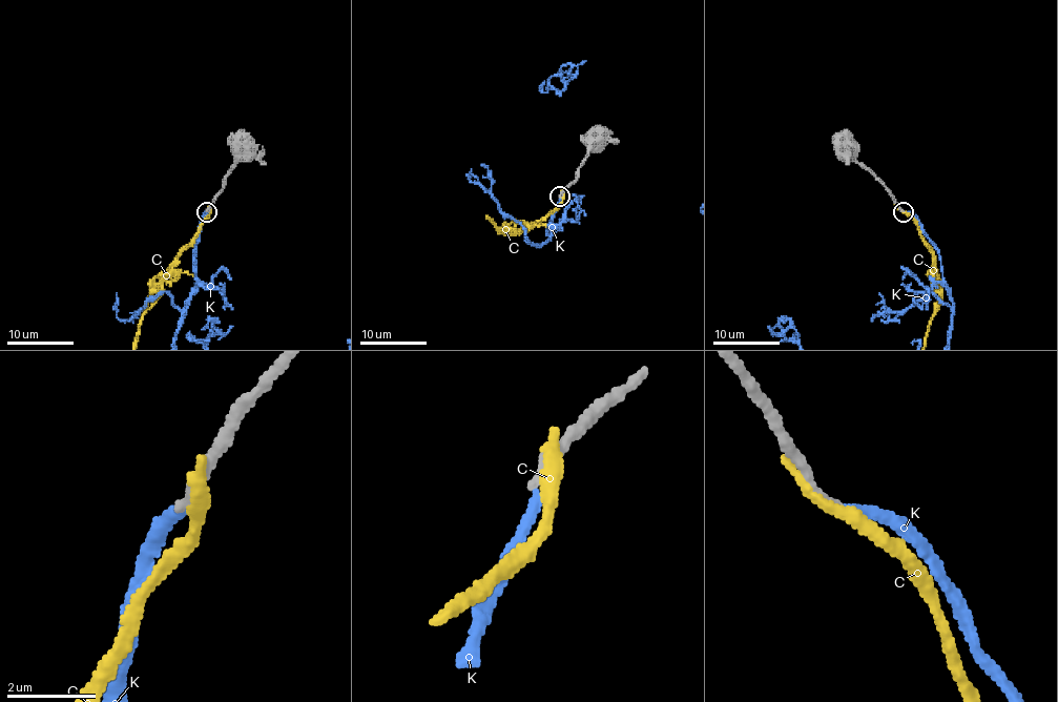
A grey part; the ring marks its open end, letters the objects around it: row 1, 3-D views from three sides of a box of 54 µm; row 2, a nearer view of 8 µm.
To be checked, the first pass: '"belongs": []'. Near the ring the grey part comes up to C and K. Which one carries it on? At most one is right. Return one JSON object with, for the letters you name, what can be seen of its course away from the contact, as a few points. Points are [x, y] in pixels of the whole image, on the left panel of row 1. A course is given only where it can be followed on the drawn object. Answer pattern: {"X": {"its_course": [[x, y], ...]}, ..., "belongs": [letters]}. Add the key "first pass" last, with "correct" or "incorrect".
{"belongs": [], "first pass": "correct"}

